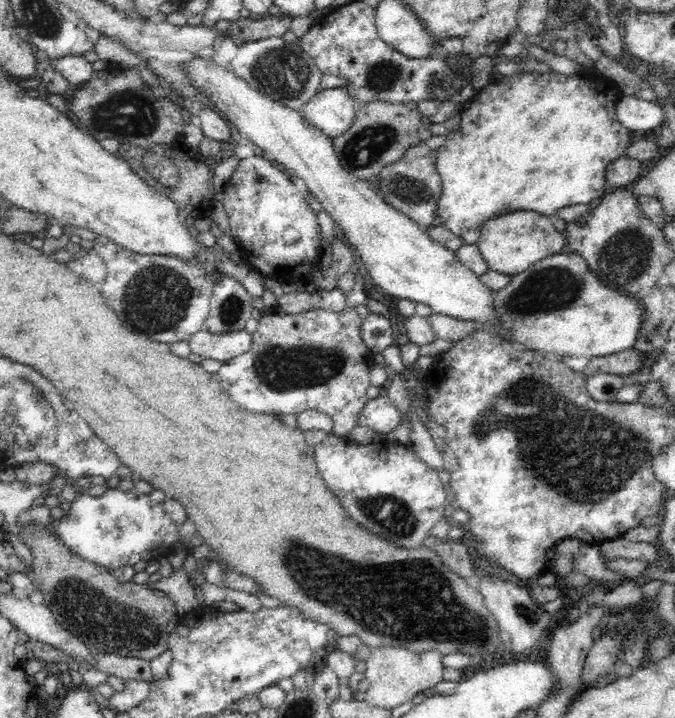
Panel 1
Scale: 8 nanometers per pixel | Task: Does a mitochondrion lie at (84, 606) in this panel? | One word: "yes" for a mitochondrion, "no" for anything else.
yes

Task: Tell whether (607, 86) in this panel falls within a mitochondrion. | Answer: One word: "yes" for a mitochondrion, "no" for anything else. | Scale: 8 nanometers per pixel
no

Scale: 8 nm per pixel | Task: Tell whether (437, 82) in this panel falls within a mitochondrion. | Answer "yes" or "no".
yes

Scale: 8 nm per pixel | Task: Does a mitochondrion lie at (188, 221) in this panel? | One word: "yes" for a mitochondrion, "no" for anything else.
no

